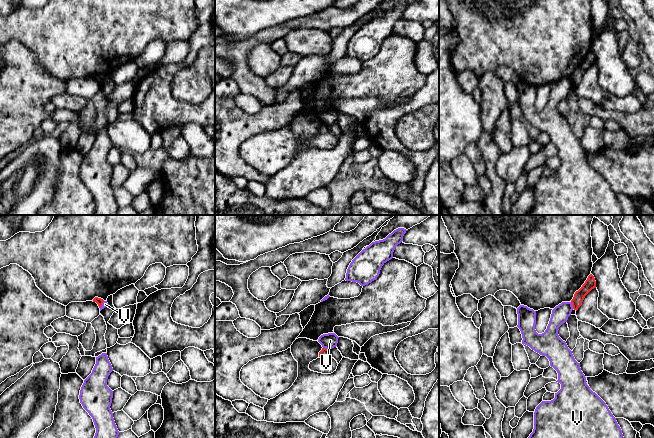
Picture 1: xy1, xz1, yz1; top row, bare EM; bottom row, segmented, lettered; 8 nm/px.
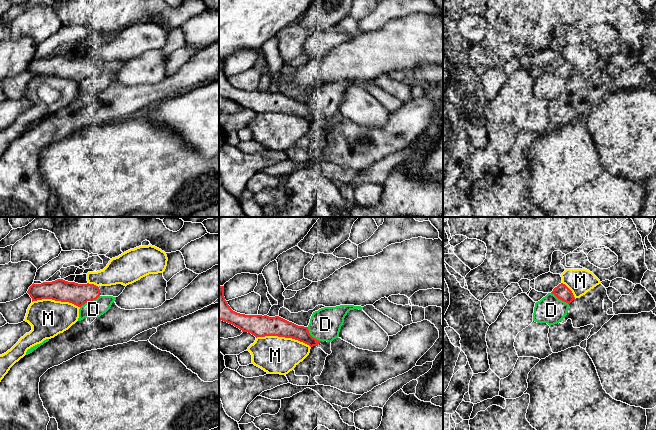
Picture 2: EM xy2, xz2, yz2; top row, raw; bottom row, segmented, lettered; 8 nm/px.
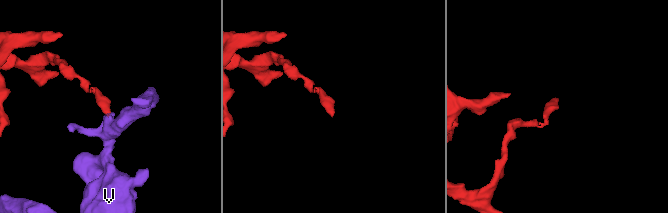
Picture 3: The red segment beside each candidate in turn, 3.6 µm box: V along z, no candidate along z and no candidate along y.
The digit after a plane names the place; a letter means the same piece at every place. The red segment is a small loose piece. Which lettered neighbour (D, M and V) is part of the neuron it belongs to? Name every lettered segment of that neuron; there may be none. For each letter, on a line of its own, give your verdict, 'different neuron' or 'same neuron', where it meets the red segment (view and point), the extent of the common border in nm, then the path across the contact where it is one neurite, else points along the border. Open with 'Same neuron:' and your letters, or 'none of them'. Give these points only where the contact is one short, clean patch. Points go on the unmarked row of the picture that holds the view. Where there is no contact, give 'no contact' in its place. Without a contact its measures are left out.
Same neuron: none of them
D: different neuron; meets red in xy2 at (89, 76); contact 190 nm long
M: different neuron; meets red in xz2 at (283, 112); contact 440 nm long
V: different neuron; meets red in yz1 at (572, 81); contact 60 nm long; border along yz1 (570, 78), (573, 84)

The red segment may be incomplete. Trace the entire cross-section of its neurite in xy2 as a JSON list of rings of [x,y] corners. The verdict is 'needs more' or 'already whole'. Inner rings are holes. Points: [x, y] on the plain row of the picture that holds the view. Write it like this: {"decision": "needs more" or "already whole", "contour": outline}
{"decision": "needs more", "contour": [[[57,55],[52,58],[32,60],[27,69],[33,77],[52,75],[55,77],[69,78],[81,83],[89,77],[96,76],[99,72],[118,73],[126,62],[116,60],[111,62],[96,62],[94,60],[78,60]]]}

